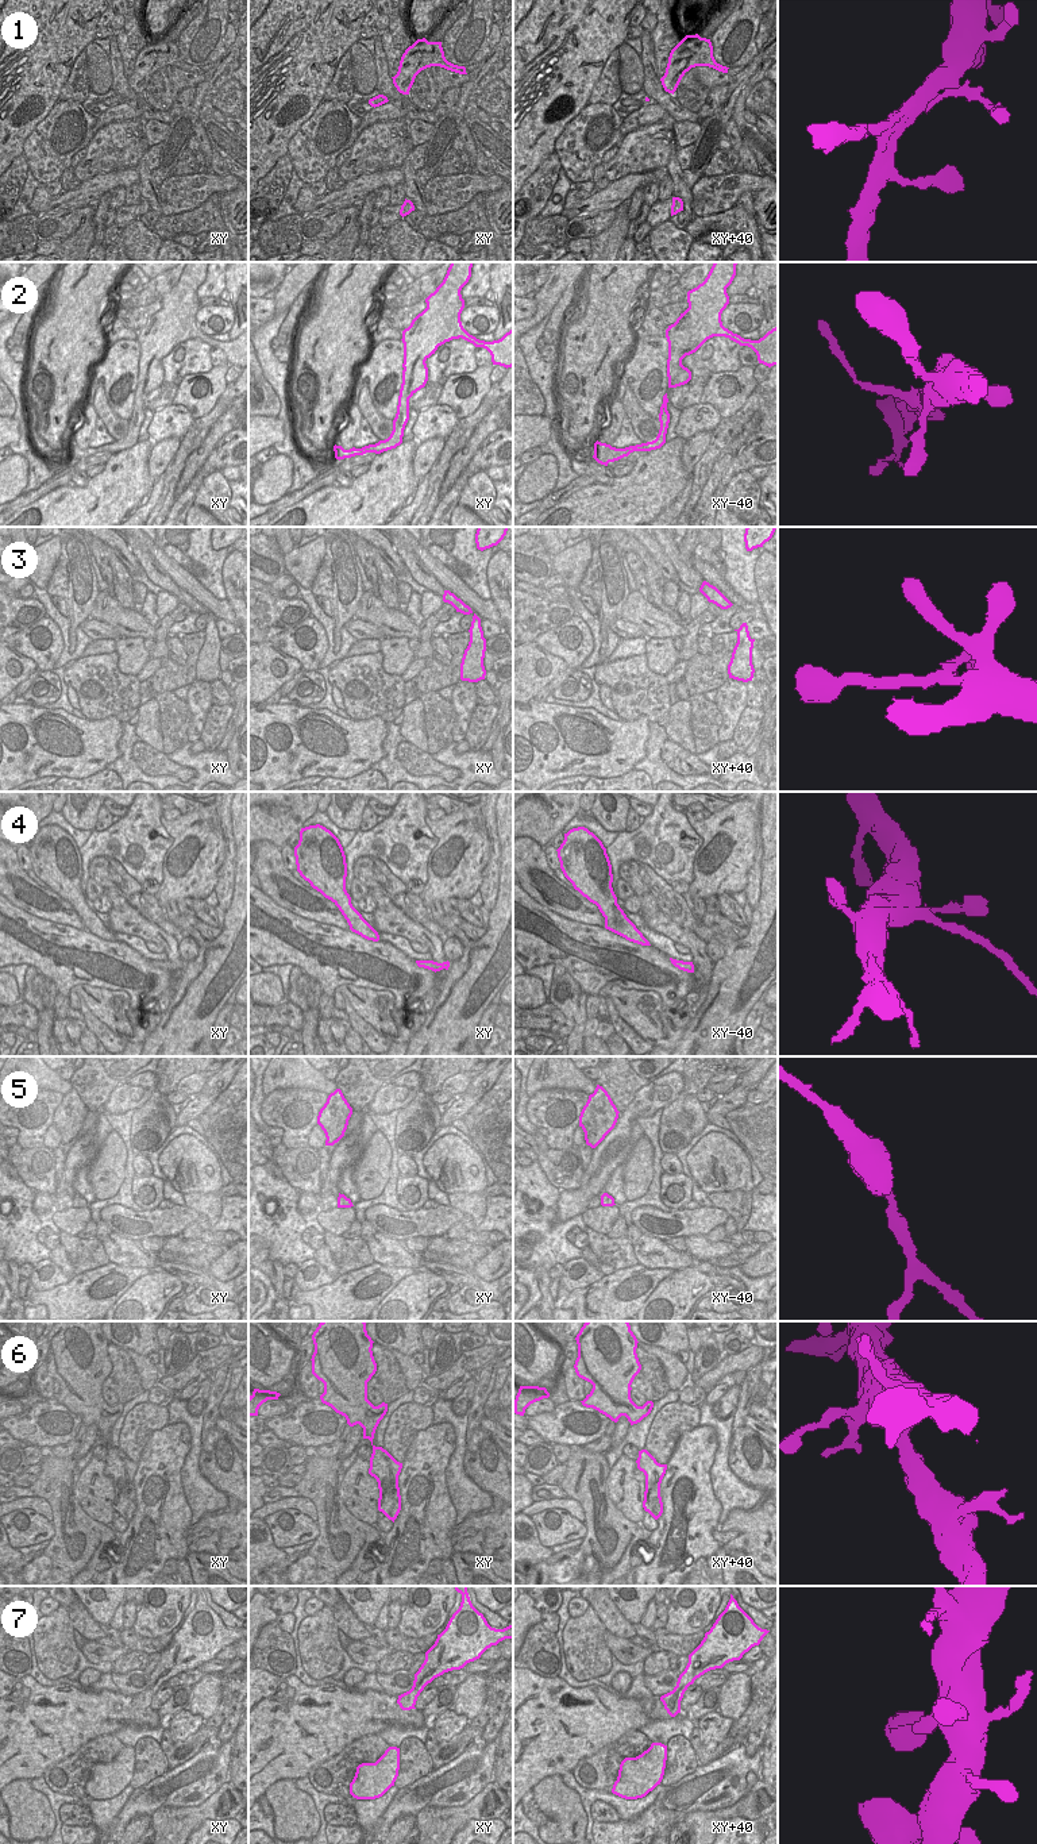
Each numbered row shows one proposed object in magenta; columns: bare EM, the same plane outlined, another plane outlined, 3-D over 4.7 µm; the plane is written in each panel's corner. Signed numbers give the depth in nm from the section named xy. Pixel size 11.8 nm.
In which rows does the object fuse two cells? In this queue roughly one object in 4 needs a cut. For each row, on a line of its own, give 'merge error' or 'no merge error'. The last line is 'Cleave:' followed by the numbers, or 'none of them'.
1: merge error
2: no merge error
3: no merge error
4: merge error
5: no merge error
6: no merge error
7: no merge error
Cleave: 1, 4

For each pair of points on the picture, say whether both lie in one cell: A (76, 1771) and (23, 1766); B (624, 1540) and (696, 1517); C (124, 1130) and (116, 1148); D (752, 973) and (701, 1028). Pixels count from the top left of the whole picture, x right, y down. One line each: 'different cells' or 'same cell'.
A: different cells
B: different cells
C: different cells
D: same cell

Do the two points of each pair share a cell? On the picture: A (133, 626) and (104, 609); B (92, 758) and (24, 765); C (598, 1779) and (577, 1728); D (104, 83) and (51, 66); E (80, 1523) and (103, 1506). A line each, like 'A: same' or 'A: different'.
A: same
B: same
C: different
D: different
E: different

